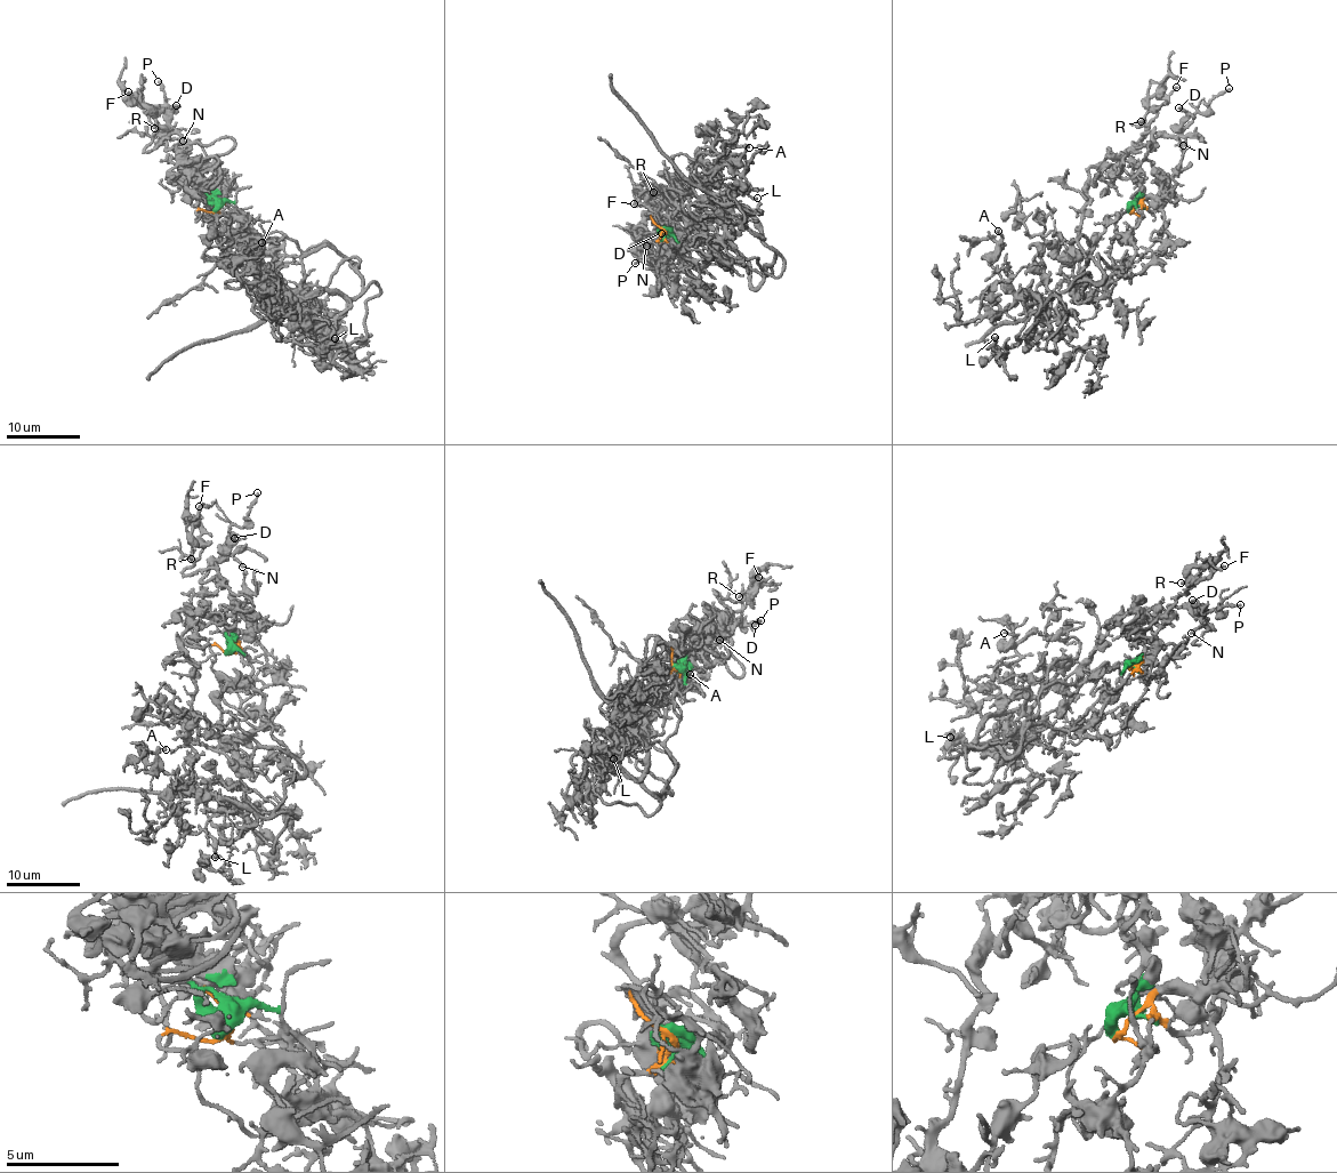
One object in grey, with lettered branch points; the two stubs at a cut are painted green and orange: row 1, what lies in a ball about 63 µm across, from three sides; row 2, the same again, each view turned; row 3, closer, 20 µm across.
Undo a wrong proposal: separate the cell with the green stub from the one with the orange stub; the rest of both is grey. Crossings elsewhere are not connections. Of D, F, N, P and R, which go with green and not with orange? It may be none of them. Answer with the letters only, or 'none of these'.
D, F, N, P, R

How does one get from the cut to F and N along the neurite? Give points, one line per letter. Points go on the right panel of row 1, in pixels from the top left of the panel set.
F: (1130, 210), (1138, 193), (1137, 182), (1119, 161), (1151, 138), (1151, 131), (1143, 133), (1137, 144), (1177, 87)
N: (1130, 210), (1137, 182), (1125, 171), (1122, 155), (1158, 136), (1183, 138), (1183, 146)

